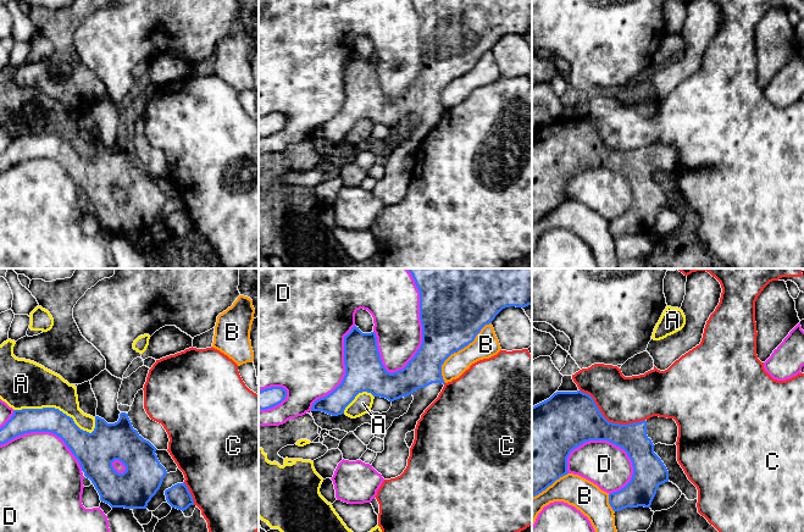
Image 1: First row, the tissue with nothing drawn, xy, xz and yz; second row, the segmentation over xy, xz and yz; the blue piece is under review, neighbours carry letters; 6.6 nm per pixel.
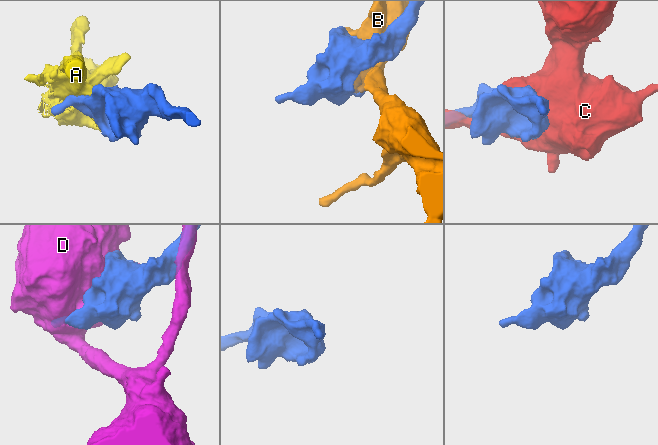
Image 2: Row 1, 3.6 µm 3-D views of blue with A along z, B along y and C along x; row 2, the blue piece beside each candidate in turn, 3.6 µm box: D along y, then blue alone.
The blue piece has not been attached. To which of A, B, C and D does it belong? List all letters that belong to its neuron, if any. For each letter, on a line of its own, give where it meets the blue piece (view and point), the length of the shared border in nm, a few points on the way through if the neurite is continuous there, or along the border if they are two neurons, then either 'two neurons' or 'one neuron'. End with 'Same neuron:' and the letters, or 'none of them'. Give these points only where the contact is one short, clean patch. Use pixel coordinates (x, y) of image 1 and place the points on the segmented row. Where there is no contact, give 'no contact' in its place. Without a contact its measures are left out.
A: xy (56, 409) | 550 nm | two neurons
B: xz (458, 350) | 500 nm | two neurons
C: yz (608, 421) | 480 nm | two neurons
D: xz (421, 323) | 700 nm | two neurons
Same neuron: none of them

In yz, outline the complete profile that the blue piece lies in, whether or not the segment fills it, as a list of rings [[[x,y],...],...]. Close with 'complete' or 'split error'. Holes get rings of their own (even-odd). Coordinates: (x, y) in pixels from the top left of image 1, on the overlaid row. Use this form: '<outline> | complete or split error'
[[[581,390],[556,392],[532,406],[532,498],[569,473],[570,453],[589,440],[608,440],[623,449],[632,461],[631,481],[609,494],[614,511],[650,508],[669,471],[654,453],[658,443],[673,445],[678,426],[673,419],[653,416],[641,422],[609,422],[594,399]]] | split error

